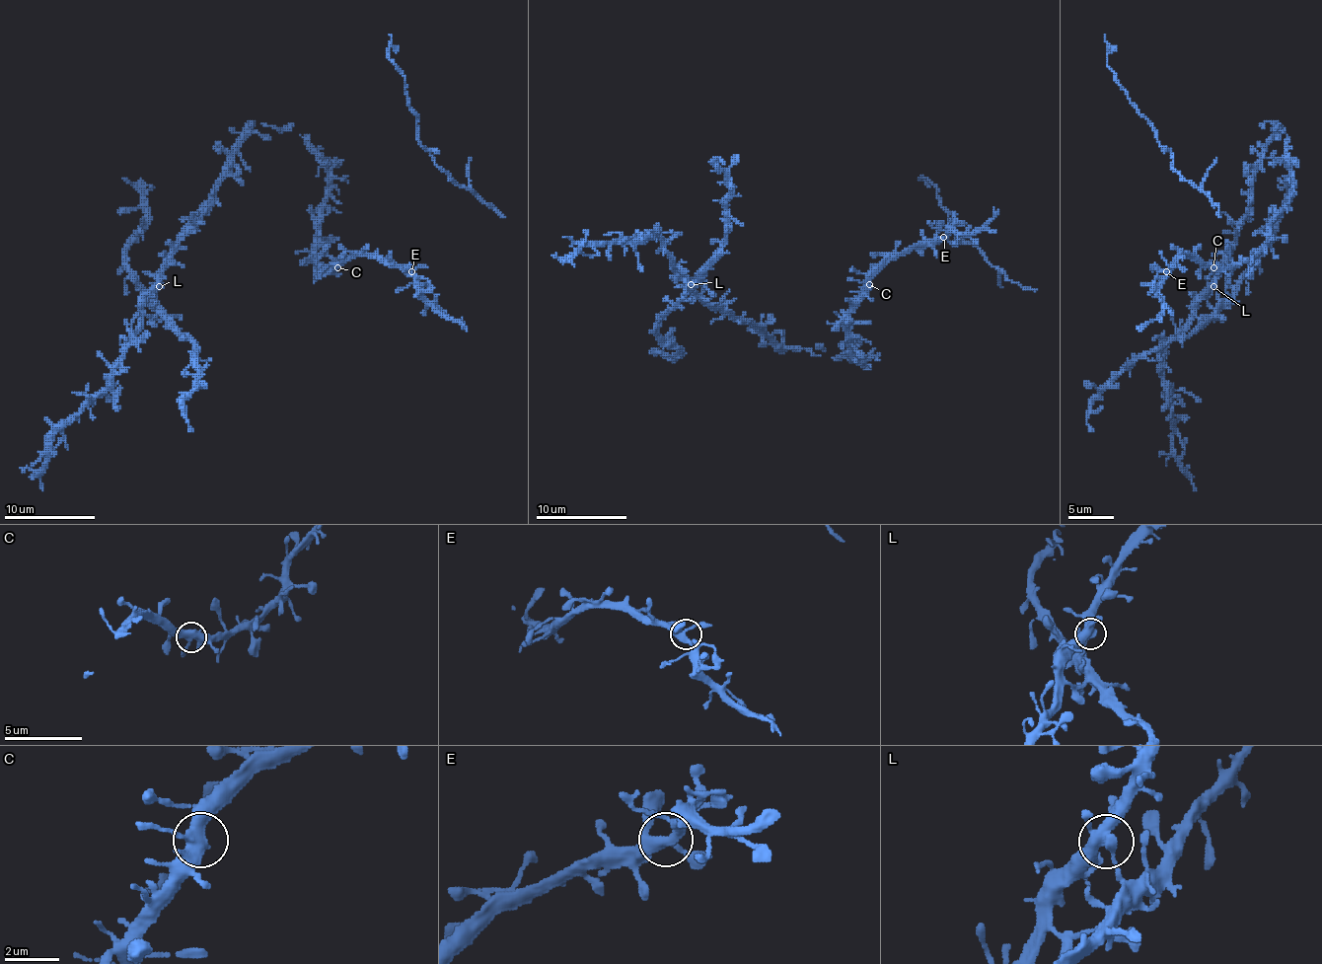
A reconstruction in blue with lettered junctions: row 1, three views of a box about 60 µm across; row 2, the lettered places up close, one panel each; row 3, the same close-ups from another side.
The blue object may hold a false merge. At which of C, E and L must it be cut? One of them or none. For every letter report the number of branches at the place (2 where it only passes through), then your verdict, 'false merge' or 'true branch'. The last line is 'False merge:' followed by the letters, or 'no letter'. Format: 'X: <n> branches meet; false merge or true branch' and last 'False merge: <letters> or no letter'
C: 4 branches meet; true branch
E: 4 branches meet; true branch
L: 4 branches meet; true branch
False merge: no letter

